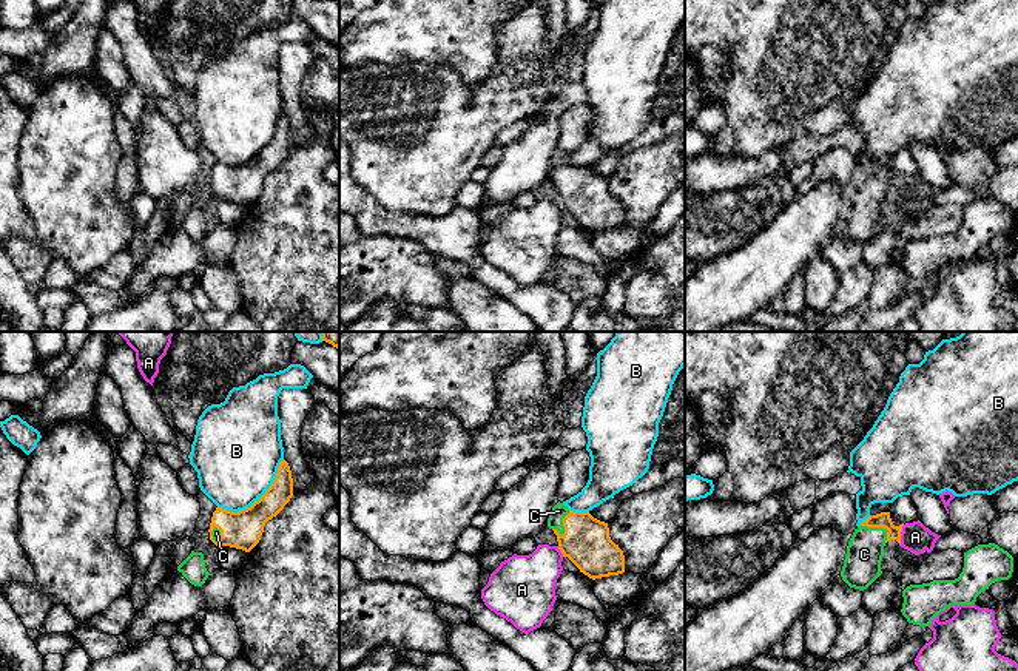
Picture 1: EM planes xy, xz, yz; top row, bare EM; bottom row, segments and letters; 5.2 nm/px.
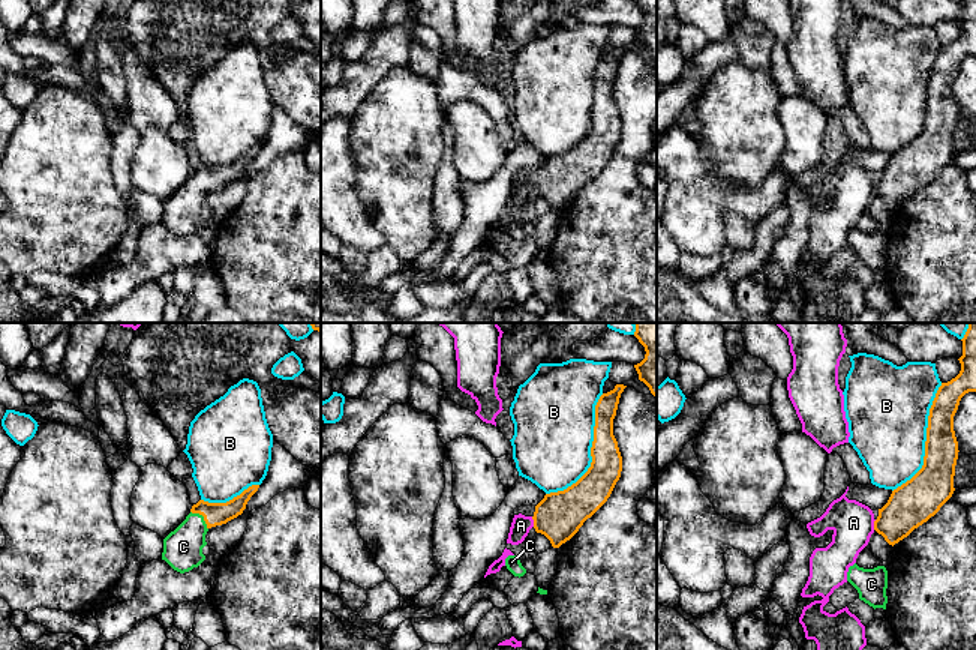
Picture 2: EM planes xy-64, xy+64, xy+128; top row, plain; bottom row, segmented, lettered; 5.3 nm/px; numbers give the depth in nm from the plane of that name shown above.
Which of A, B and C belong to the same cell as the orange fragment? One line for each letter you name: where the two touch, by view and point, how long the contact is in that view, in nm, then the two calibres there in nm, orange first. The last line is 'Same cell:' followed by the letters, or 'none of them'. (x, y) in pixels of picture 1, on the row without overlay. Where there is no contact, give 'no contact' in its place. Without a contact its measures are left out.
C: contact yz (879, 181); length 160 nm; calibres 80 and 190 nm
Same cell: C

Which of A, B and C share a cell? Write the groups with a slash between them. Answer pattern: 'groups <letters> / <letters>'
groups A / B / C

